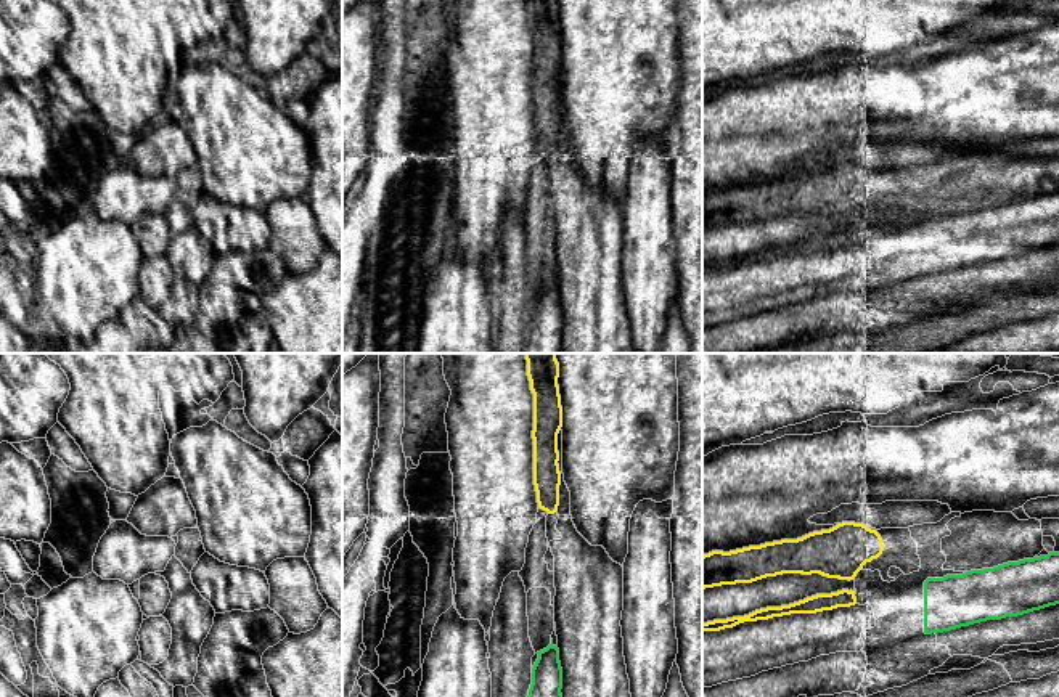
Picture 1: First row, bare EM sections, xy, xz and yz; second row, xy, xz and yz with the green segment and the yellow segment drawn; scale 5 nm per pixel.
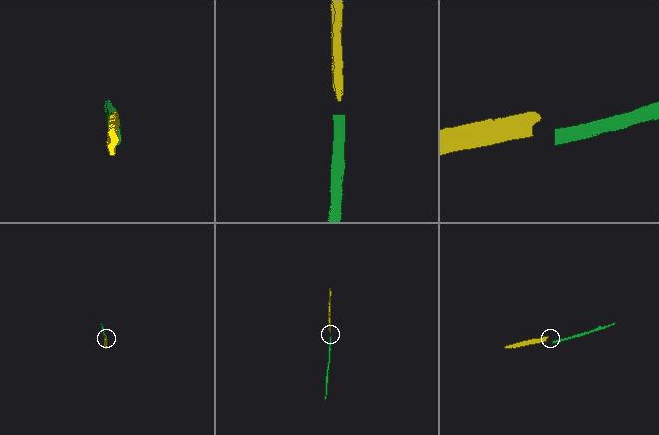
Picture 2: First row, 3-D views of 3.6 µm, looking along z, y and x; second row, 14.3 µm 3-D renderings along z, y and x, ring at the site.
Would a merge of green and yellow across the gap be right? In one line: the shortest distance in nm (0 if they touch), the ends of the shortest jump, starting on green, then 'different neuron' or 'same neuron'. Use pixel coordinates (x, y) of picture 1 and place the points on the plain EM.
gap 260 nm; span yz (924, 222), (881, 193); different neuron

